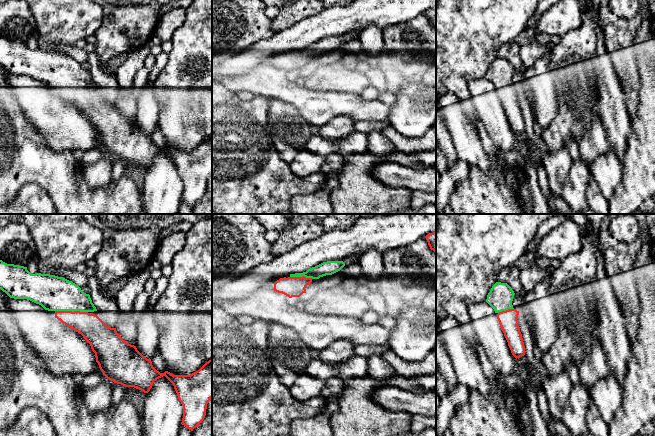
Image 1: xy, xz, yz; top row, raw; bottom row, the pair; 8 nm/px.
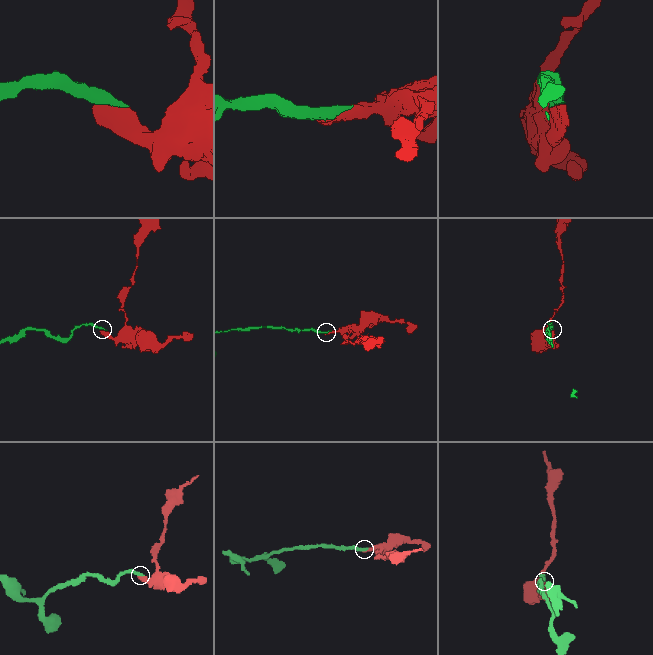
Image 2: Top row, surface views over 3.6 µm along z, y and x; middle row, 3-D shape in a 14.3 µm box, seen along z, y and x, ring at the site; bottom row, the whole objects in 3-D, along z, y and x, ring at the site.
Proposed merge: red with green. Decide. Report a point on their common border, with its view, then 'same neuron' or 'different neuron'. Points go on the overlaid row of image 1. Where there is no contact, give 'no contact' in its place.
xy (71, 311) | same neuron

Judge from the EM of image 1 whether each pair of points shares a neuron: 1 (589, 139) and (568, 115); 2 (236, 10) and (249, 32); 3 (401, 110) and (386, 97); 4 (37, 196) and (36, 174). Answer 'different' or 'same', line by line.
1: different
2: same
3: different
4: different

